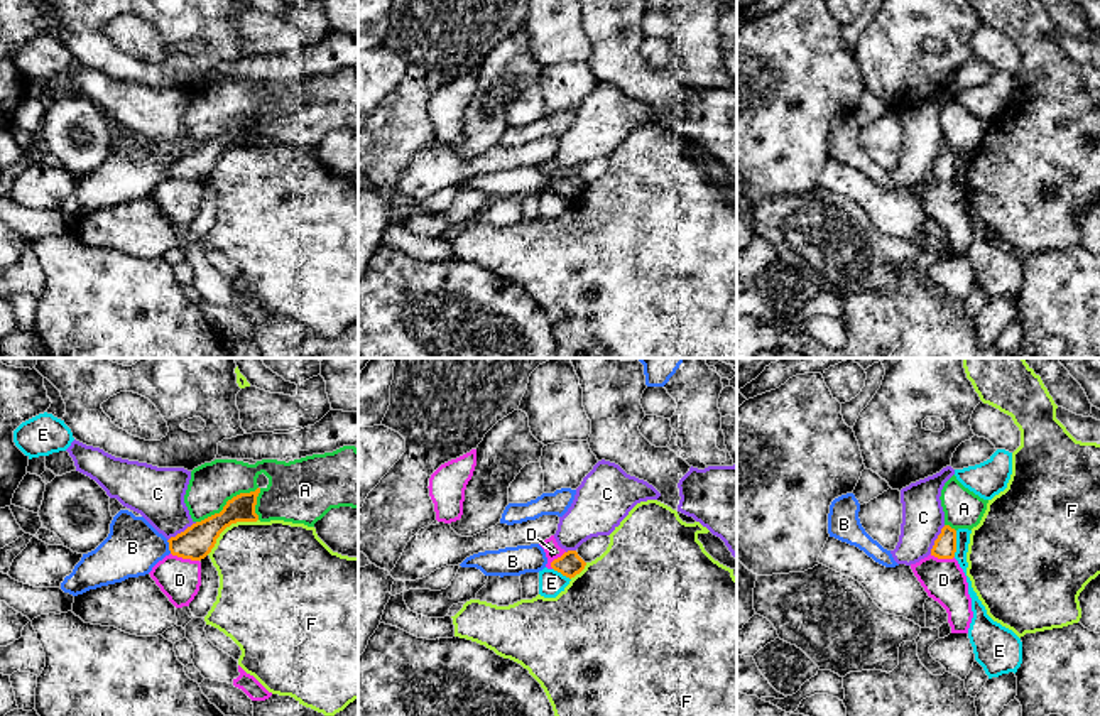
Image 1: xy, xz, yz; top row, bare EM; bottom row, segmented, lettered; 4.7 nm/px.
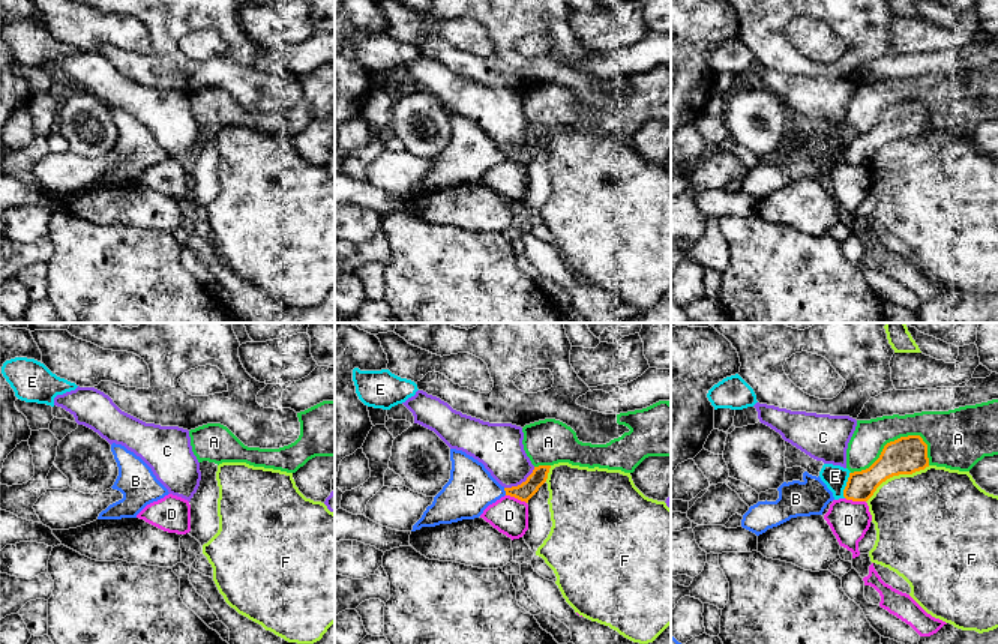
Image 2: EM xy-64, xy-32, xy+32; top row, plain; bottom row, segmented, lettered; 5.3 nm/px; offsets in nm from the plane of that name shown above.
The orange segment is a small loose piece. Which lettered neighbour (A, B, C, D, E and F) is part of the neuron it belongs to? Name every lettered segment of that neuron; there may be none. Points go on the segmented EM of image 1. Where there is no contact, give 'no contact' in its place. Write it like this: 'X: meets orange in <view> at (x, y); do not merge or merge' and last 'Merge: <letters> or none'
A: meets orange in xy at (227, 502); do not merge
B: meets orange in xy at (169, 547); merge
C: meets orange in xy at (181, 532); do not merge
D: meets orange in xy at (185, 558); do not merge
E: meets orange in yz at (955, 544); do not merge
F: meets orange in xy at (228, 526); do not merge
Merge: B

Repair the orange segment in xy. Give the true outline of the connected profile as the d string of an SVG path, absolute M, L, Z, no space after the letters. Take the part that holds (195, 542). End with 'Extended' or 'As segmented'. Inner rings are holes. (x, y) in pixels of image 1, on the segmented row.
M260 488L233 496L220 513L193 523L169 540L144 517L120 510L110 523L108 537L95 551L83 554L73 572L61 583L61 589L78 596L128 578L145 576L169 554L201 561L226 527L259 520L255 513L259 493Z. Extended

